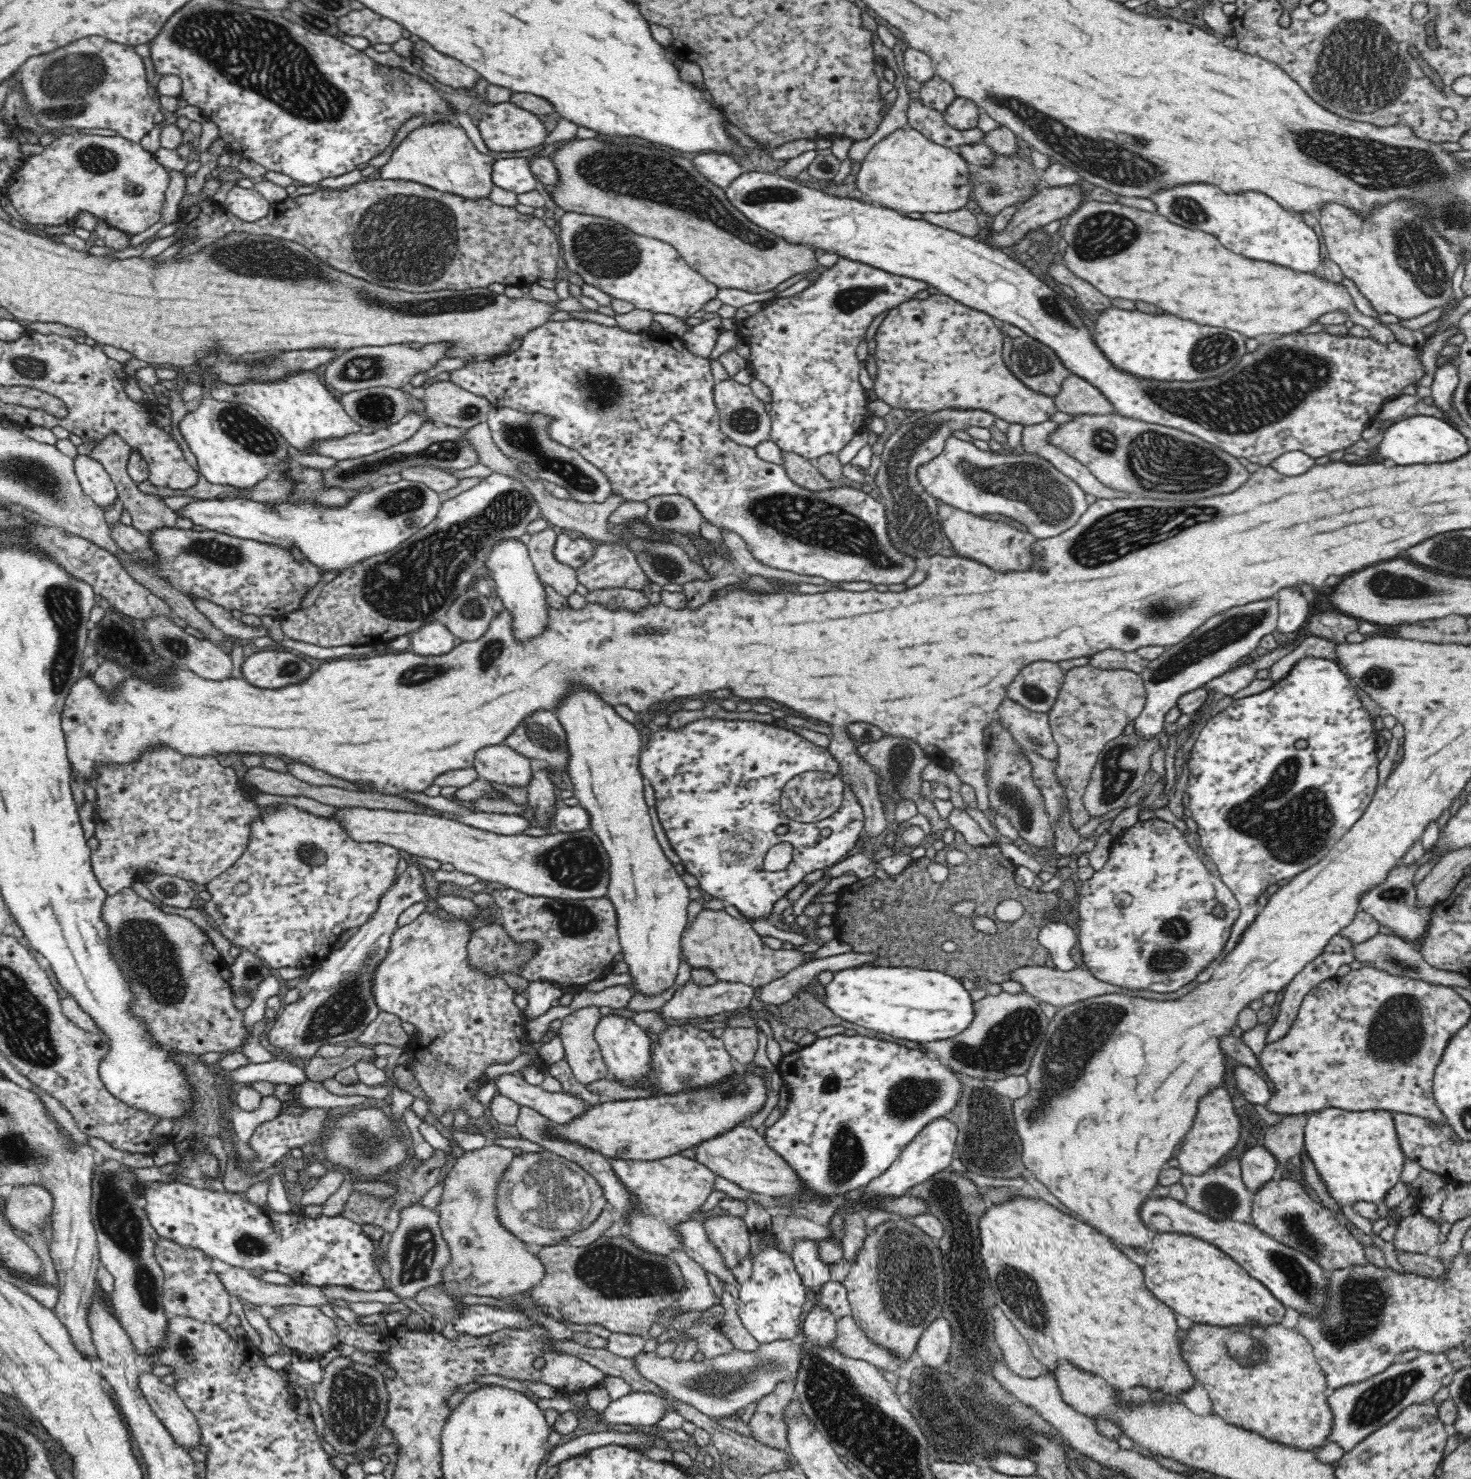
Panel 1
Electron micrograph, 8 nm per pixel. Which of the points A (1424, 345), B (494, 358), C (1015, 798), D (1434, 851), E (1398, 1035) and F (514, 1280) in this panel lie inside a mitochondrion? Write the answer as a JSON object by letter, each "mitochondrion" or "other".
{"A":"other","B":"other","C":"mitochondrion","D":"other","E":"mitochondrion","F":"other"}

